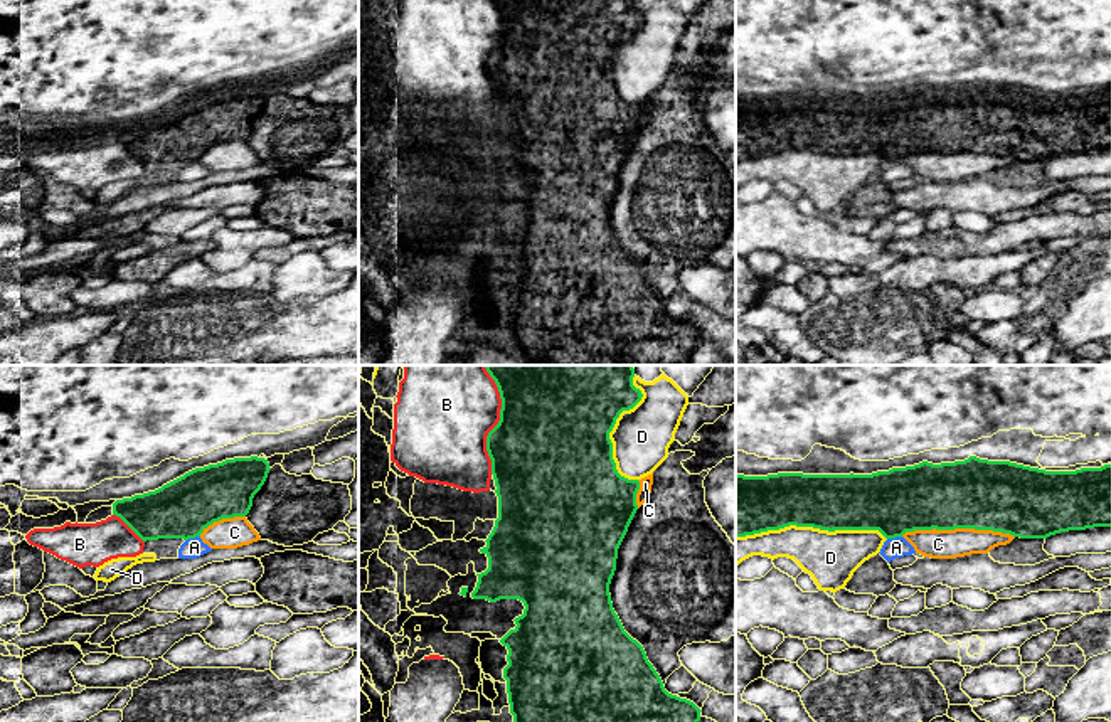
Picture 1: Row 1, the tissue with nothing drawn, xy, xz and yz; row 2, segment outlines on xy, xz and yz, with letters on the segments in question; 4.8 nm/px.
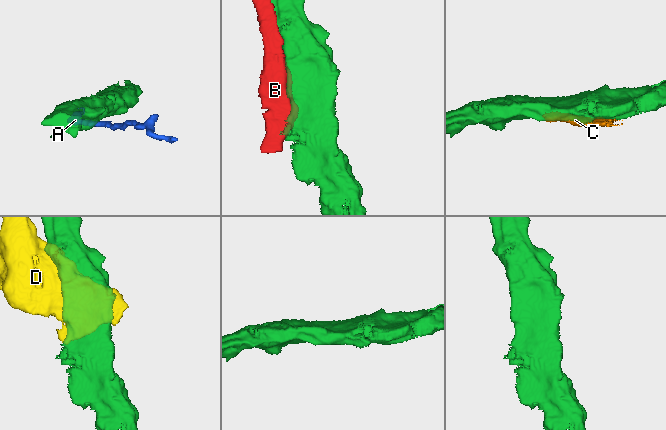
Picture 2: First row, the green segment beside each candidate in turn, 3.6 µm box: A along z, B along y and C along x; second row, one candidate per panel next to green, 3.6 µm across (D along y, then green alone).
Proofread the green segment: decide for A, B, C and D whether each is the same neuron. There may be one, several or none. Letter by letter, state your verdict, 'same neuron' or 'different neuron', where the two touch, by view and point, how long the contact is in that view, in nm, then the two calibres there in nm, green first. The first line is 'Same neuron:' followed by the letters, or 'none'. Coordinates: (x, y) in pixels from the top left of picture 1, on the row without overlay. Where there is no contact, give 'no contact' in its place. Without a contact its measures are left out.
Same neuron: none
A: different neuron; contact xy (192, 160); length 80 nm; calibres 280 and 100 nm
B: different neuron; contact xz (495, 49); length 460 nm; calibres 500 and 440 nm
C: different neuron; contact yz (958, 150); length 550 nm; calibres 340 and 140 nm
D: different neuron; contact yz (812, 148); length 700 nm; calibres 280 and 260 nm

